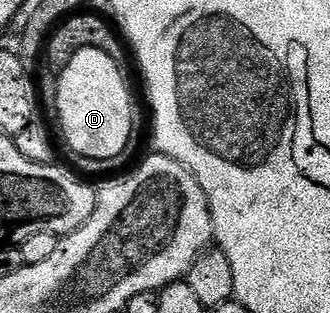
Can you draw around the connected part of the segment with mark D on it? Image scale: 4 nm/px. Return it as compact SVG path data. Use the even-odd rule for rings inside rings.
M85 48L68 62L68 66L57 77L58 80L58 120L62 123L62 136L66 144L75 152L75 157L107 160L116 158L120 150L131 147L130 135L134 132L134 100L130 88L122 77L123 69L104 50Z

